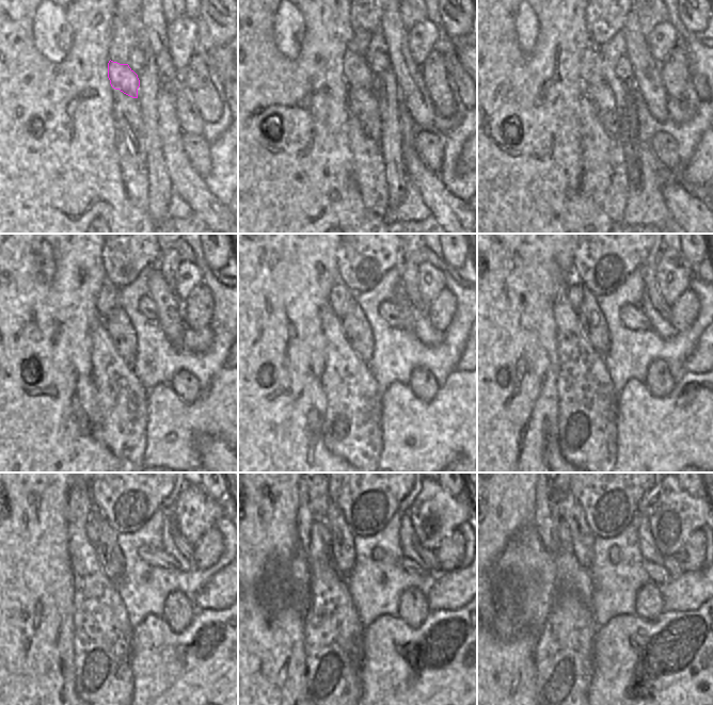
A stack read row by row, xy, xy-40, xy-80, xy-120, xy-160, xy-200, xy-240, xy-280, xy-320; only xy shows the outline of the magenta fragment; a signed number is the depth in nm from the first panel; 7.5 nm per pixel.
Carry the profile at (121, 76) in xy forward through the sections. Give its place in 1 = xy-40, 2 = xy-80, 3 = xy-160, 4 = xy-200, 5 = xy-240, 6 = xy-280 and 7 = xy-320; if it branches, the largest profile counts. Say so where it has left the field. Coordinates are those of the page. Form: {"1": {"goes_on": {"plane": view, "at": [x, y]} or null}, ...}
{"1": {"goes_on": {"plane": "xy-40", "at": [355, 70]}}, "2": {"goes_on": {"plane": "xy-80", "at": [590, 70]}}, "3": {"goes_on": {"plane": "xy-160", "at": [339, 295]}}, "4": {"goes_on": {"plane": "xy-200", "at": [574, 292]}}, "5": {"goes_on": {"plane": "xy-240", "at": [91, 528]}}, "6": {"goes_on": {"plane": "xy-280", "at": [326, 531]}}, "7": {"goes_on": {"plane": "xy-320", "at": [564, 531]}}}

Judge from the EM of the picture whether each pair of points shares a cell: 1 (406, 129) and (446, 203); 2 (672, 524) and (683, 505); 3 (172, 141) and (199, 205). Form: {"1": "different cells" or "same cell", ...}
{"1": "same cell", "2": "same cell", "3": "same cell"}

